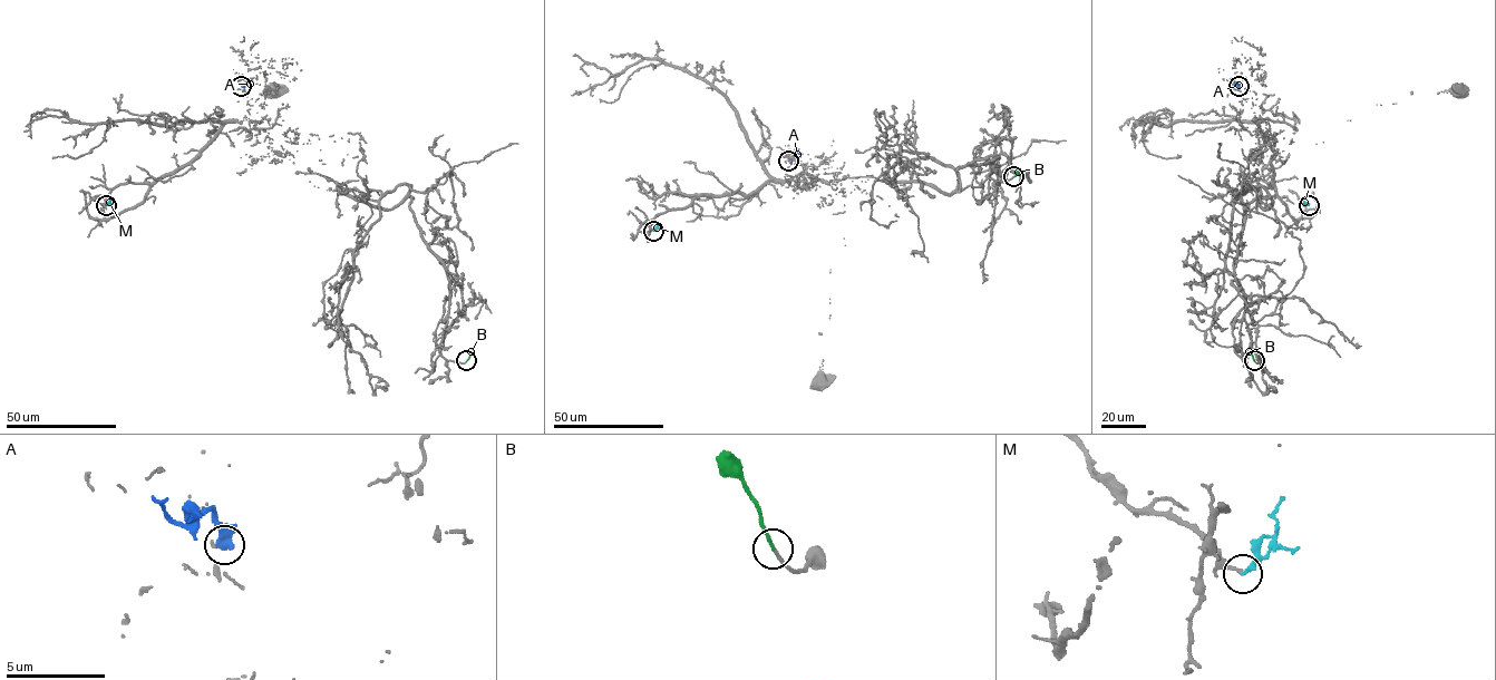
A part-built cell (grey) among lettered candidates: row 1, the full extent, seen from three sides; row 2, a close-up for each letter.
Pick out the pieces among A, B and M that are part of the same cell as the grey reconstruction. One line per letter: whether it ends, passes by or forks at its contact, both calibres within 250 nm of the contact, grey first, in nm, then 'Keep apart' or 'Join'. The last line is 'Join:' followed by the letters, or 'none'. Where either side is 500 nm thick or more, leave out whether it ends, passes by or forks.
A: It ends there. Thickness 140 nm (grey) against 480 nm. Keep apart
B: It ends there. Thickness 170 nm (grey) against 170 nm. Join
M: It ends there. Thickness 180 nm (grey) against 240 nm. Keep apart
Join: B

